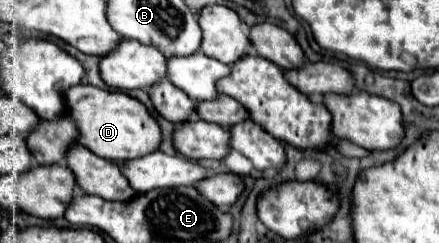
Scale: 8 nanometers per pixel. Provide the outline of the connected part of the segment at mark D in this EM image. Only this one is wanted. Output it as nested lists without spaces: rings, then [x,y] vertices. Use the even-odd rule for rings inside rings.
[[[78,84],[64,90],[64,102],[68,104],[68,116],[80,126],[80,144],[92,150],[100,158],[108,160],[132,160],[158,150],[160,126],[150,116],[146,106],[124,92],[110,92],[90,84]]]

